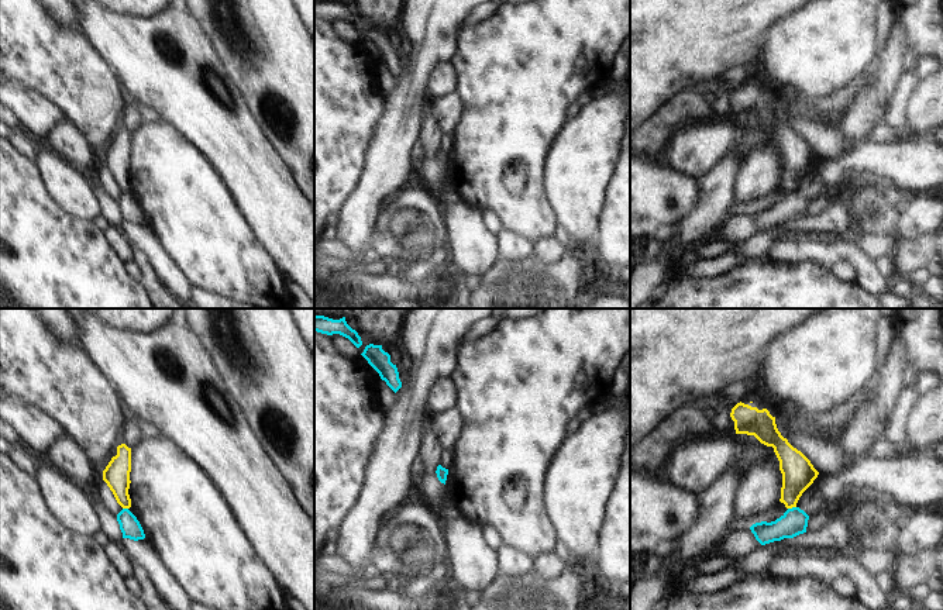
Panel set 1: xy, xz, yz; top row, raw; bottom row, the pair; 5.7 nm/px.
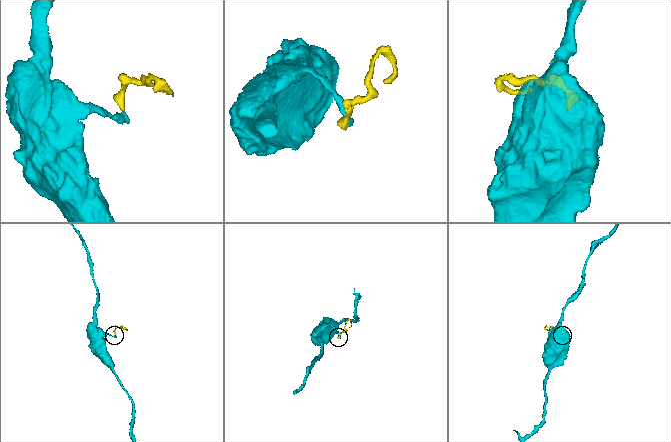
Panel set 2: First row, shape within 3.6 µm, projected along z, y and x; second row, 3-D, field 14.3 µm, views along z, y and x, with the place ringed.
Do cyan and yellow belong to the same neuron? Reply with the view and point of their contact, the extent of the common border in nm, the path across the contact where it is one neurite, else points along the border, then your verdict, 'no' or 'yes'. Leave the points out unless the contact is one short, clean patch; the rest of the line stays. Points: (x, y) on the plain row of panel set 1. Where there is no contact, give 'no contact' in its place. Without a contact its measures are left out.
meets cyan in yz at (792, 192); contact 50 nm long; border along yz (795, 190), (788, 193); no

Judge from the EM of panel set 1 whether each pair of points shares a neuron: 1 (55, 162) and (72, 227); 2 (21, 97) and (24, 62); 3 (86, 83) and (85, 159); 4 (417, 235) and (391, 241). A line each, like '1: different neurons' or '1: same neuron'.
1: different neurons
2: different neurons
3: different neurons
4: same neuron

